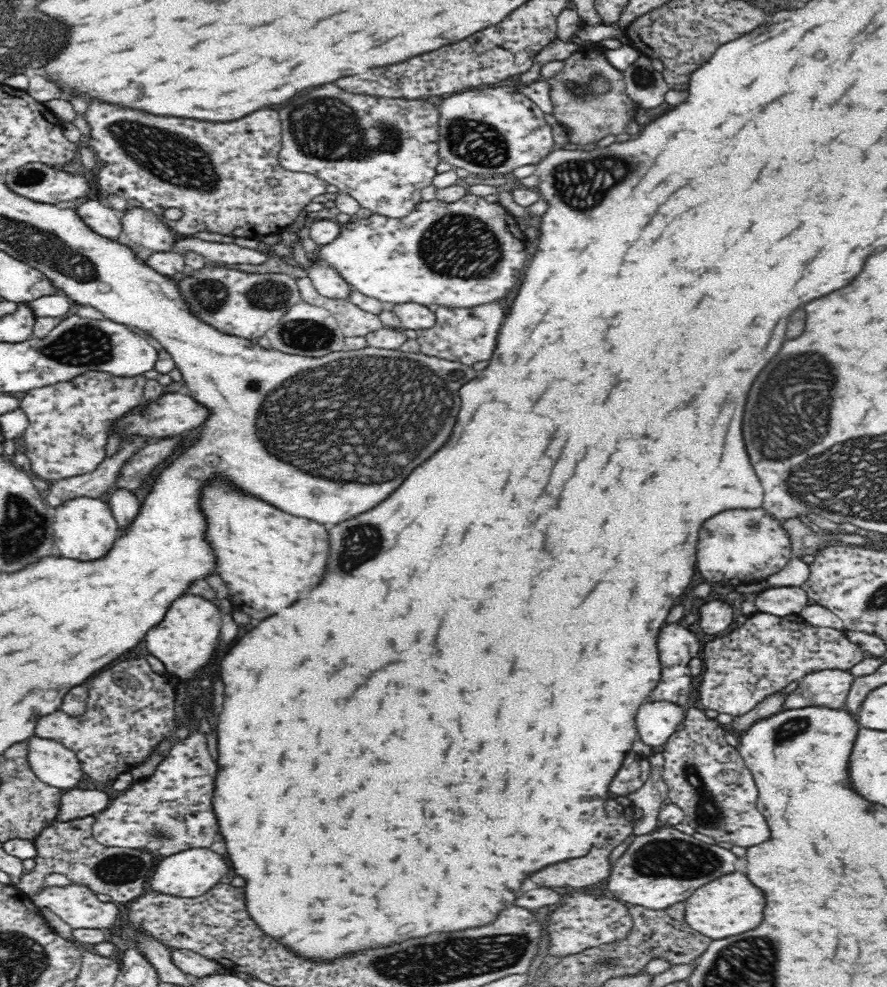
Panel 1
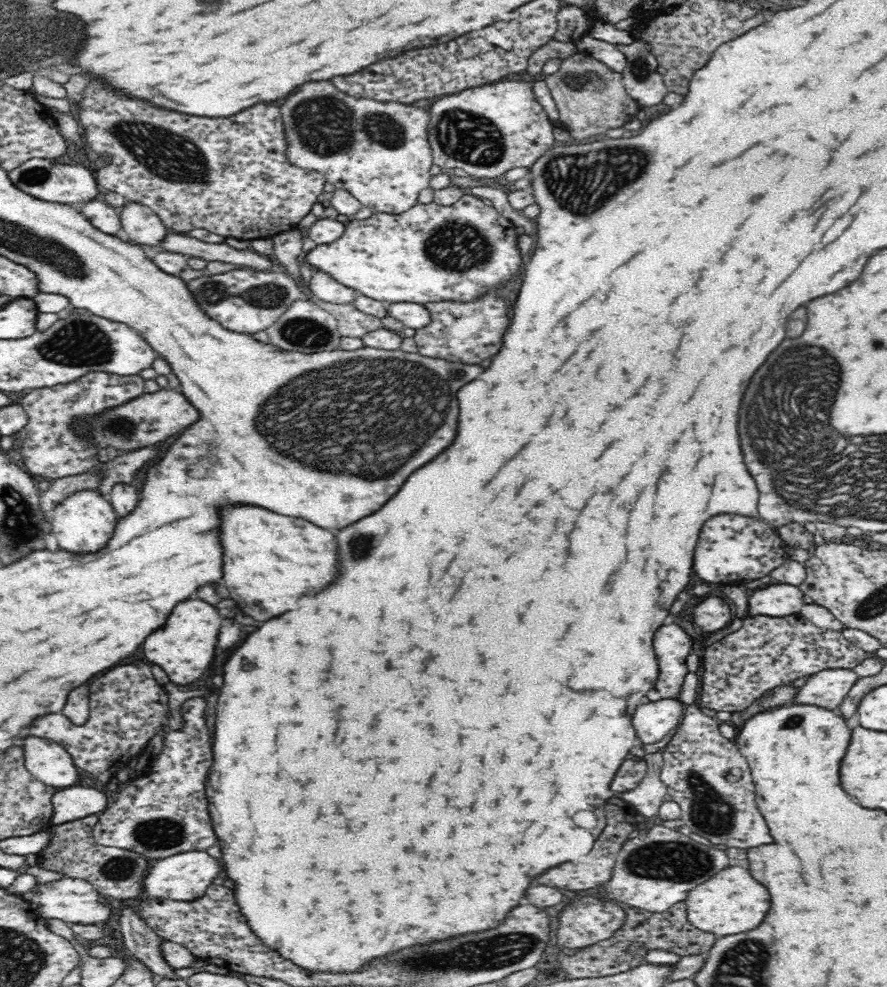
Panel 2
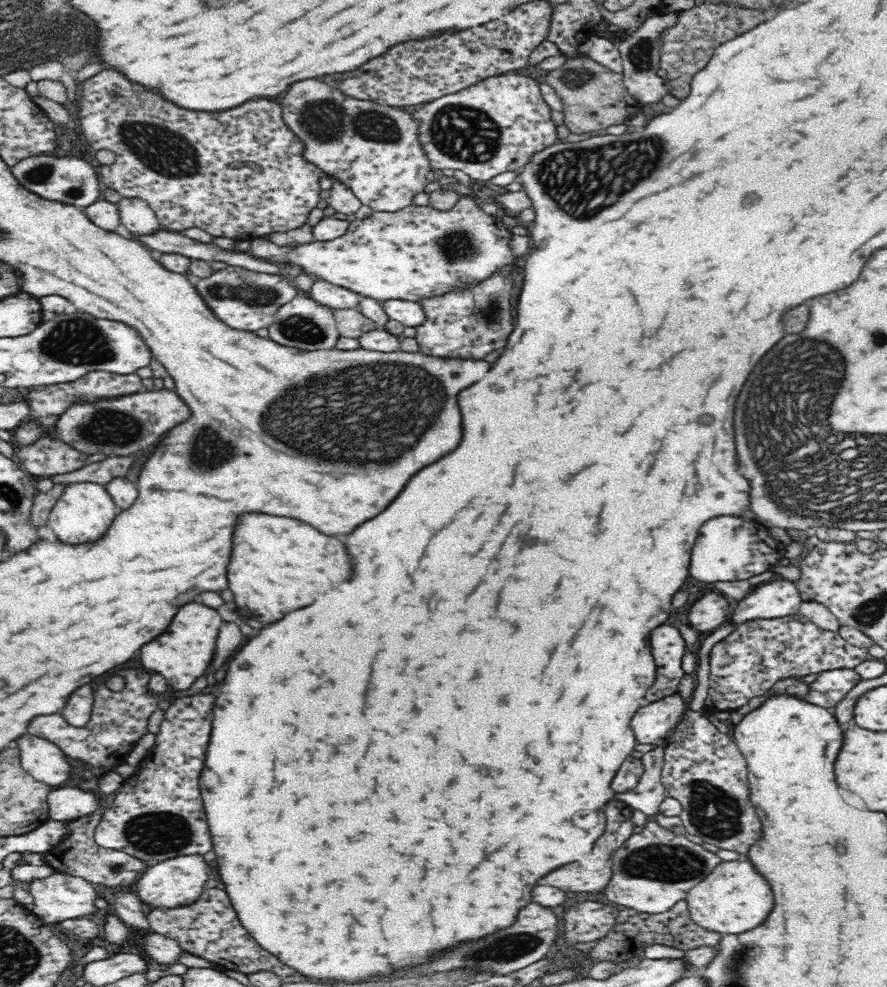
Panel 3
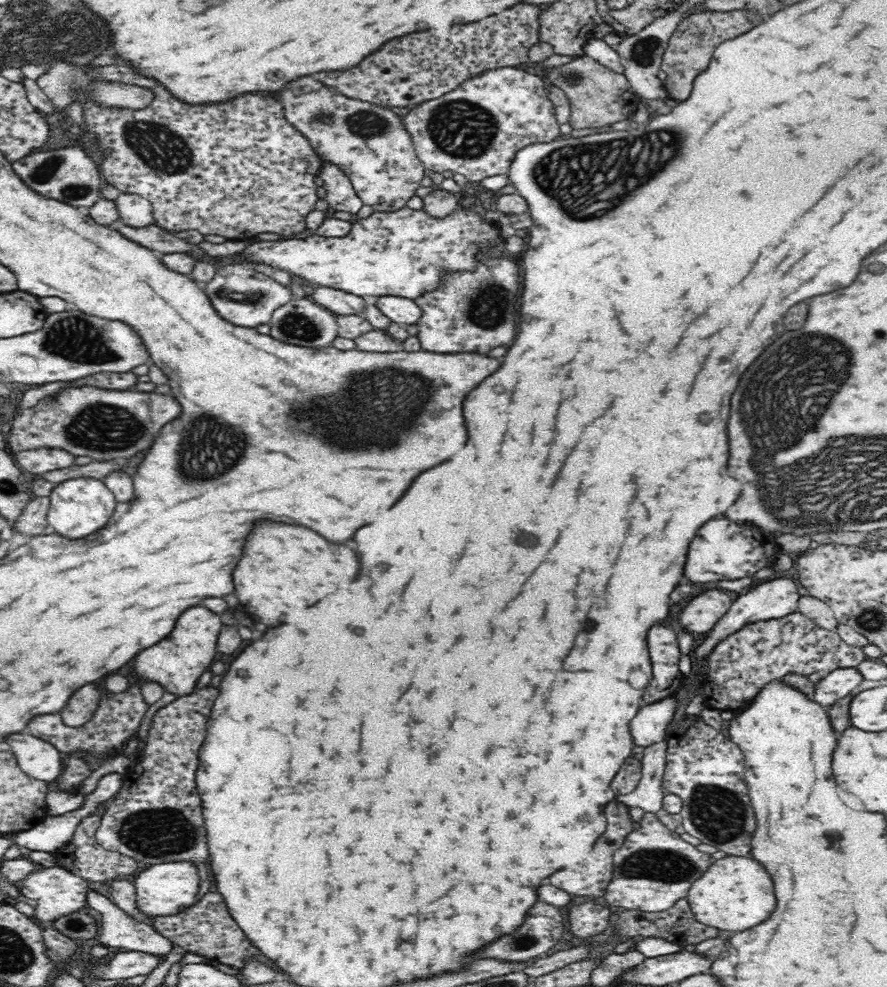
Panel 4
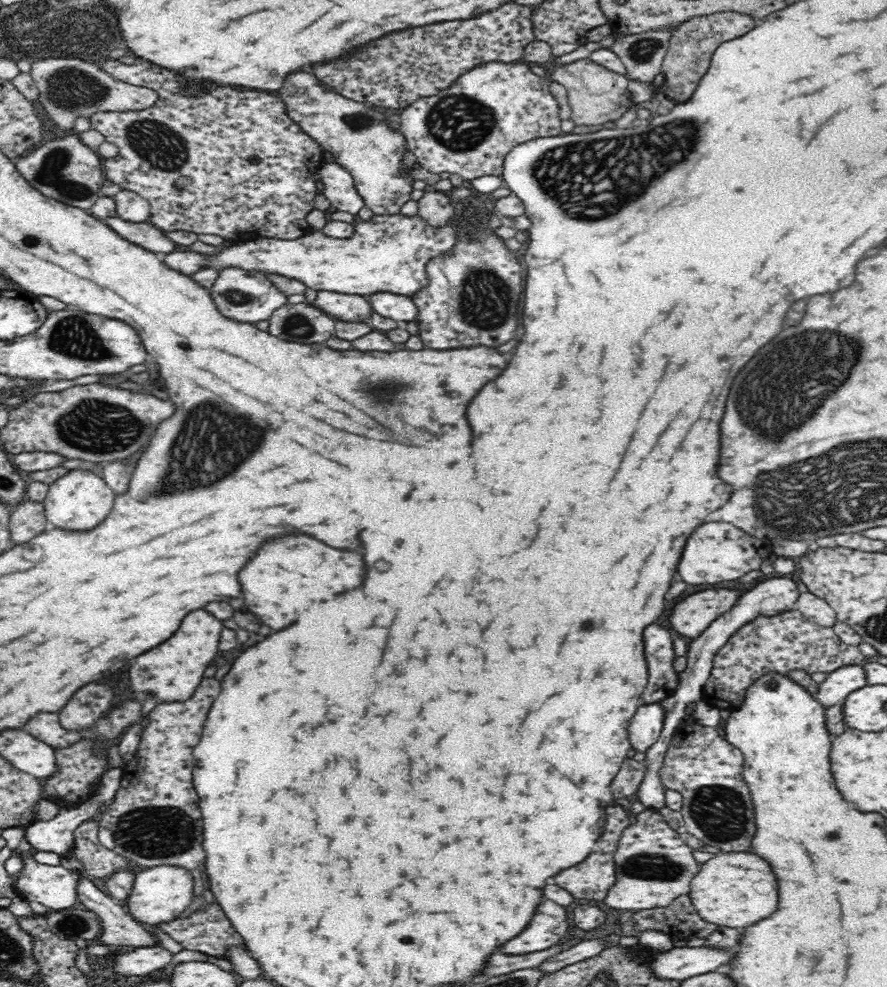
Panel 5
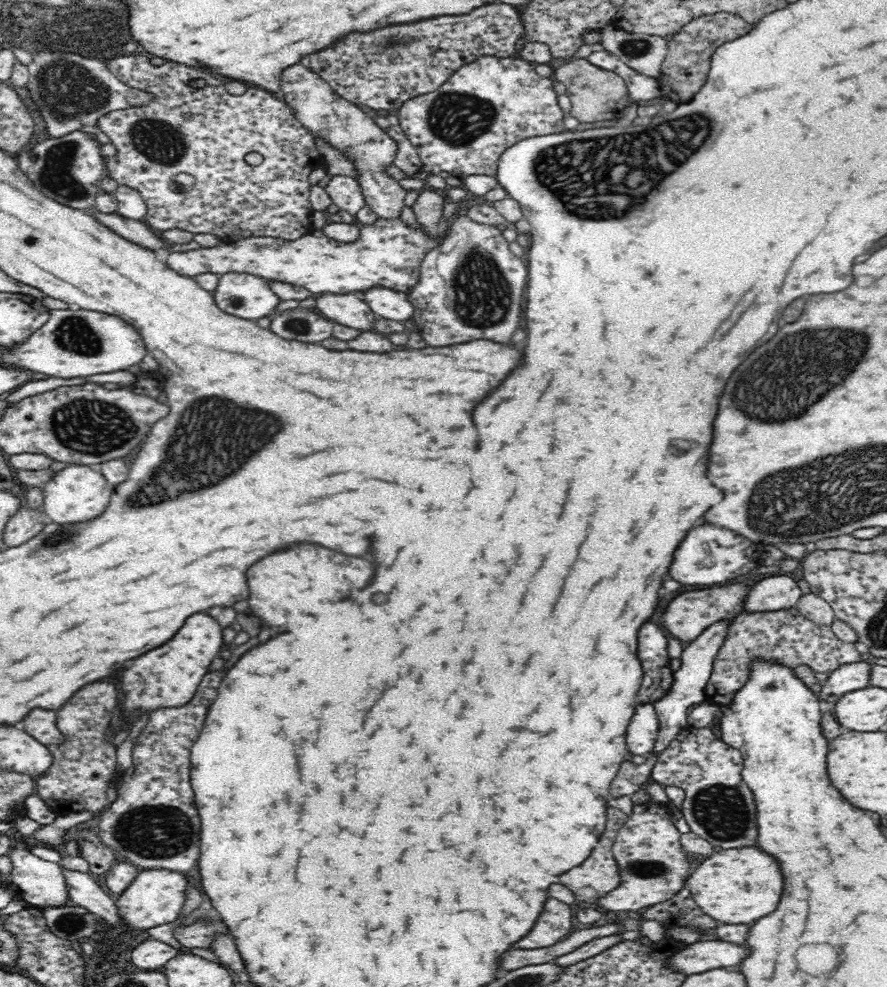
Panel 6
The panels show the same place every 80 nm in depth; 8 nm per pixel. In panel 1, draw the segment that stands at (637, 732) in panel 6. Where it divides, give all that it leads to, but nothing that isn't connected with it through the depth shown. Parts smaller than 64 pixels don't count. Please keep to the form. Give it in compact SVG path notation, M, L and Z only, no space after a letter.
M666 700L646 702L636 714L638 735L648 746L662 746L675 734L684 720L684 710L678 704Z

